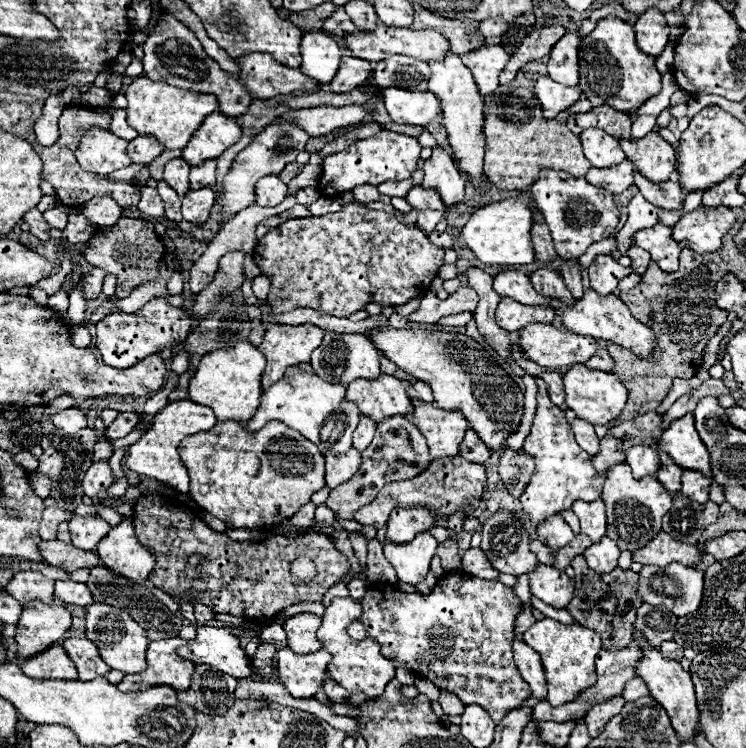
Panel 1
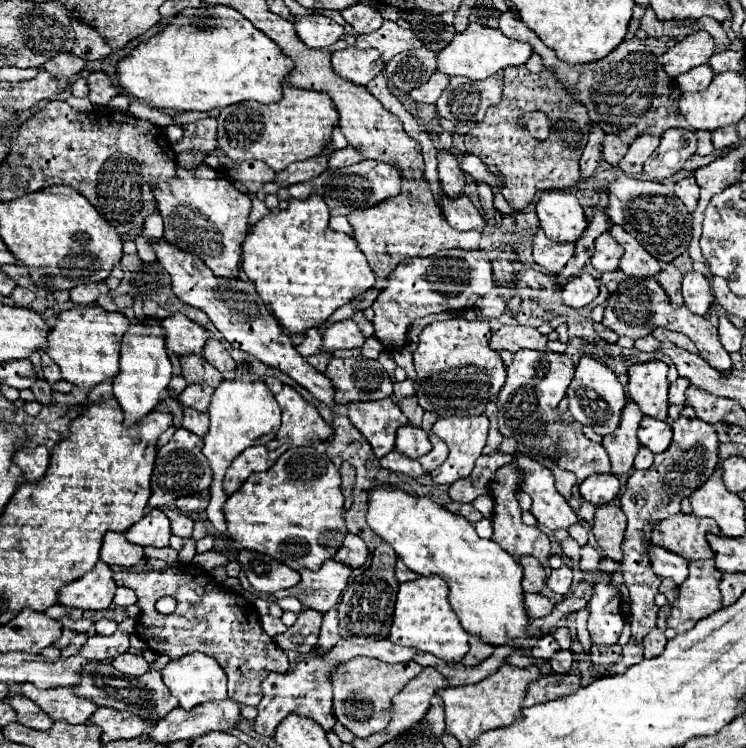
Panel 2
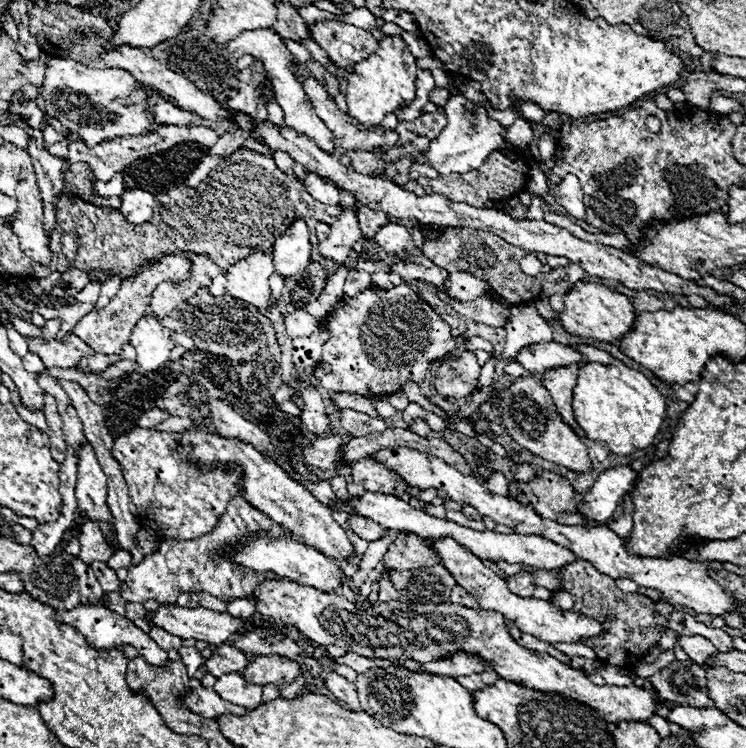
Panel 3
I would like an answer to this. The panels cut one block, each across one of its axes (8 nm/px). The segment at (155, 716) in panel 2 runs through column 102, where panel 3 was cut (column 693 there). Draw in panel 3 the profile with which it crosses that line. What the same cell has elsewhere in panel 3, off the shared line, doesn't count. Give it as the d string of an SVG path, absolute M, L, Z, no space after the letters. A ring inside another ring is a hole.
M692 660L670 662L658 674L650 678L658 696L682 706L710 708L712 700L708 698L708 680L706 672Z

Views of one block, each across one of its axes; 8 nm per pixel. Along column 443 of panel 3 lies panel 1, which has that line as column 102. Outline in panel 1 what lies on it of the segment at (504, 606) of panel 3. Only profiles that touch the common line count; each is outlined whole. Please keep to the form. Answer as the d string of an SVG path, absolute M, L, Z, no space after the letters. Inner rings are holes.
M122 518L122 522L100 540L96 552L102 560L102 566L138 584L148 578L156 564L154 554L138 542L132 518Z

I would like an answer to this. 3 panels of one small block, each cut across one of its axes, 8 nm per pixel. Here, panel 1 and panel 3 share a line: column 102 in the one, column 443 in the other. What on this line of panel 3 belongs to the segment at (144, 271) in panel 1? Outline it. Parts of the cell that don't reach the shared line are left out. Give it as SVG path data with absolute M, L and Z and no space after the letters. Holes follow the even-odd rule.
M446 228L440 238L424 240L420 250L428 260L432 260L446 272L468 272L476 278L482 278L488 286L488 292L506 304L536 300L542 292L542 276L546 270L550 270L550 266L542 262L542 270L538 276L526 276L518 266L518 260L526 254L524 250L512 248L512 244L504 244L504 240L492 236L492 232L472 232L470 228ZM510 256L514 256L514 262L510 260Z

